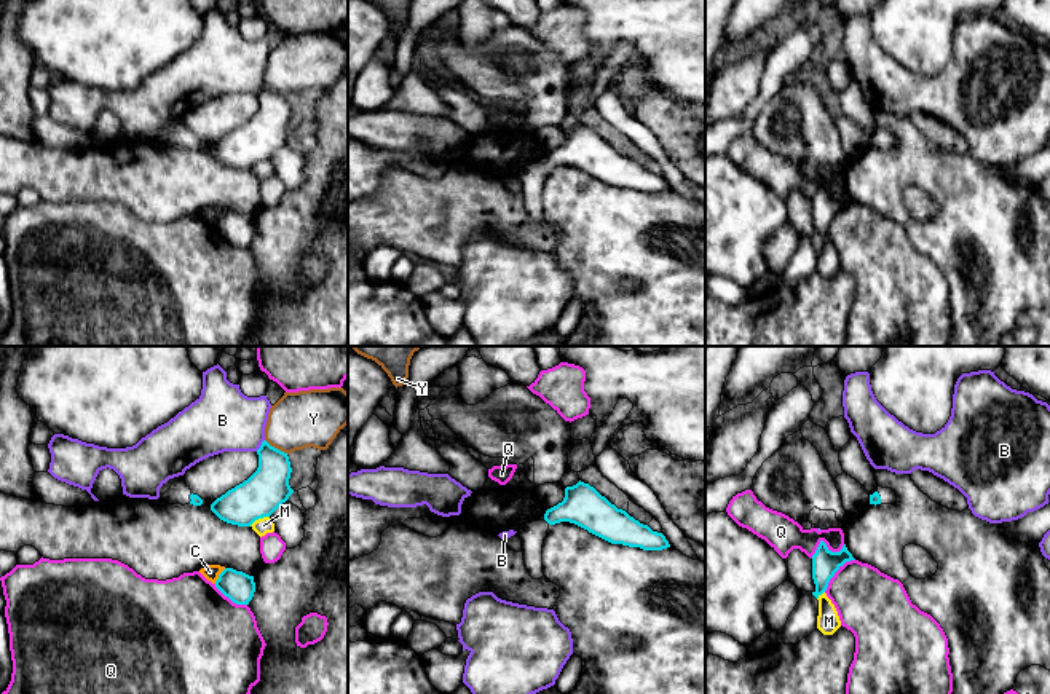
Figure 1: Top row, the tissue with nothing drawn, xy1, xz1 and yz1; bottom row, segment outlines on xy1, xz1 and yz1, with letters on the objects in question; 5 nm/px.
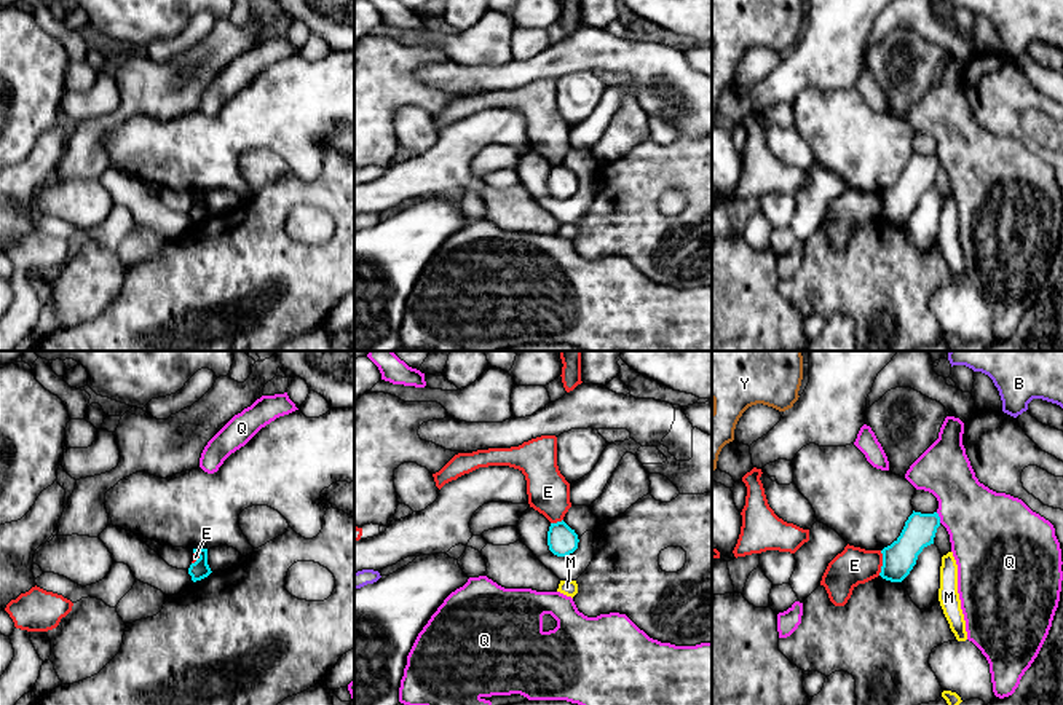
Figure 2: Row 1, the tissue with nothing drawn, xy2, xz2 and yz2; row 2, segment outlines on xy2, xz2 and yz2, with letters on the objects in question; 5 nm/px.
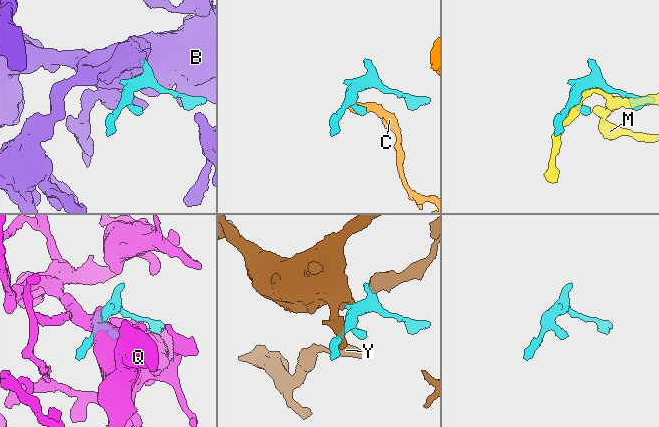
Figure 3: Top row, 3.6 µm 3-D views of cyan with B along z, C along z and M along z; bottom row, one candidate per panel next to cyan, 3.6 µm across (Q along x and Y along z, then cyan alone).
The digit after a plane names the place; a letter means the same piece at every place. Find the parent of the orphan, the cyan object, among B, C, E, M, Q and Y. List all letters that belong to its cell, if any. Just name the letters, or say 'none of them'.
none of them

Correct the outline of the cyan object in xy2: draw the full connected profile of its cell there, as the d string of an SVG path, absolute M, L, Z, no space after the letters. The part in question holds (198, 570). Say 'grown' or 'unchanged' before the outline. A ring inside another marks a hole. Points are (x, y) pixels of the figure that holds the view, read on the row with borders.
unchanged; M193 549L193 553L200 558L190 565L188 574L192 576L192 581L196 582L207 577L212 571L207 565L207 549Z

